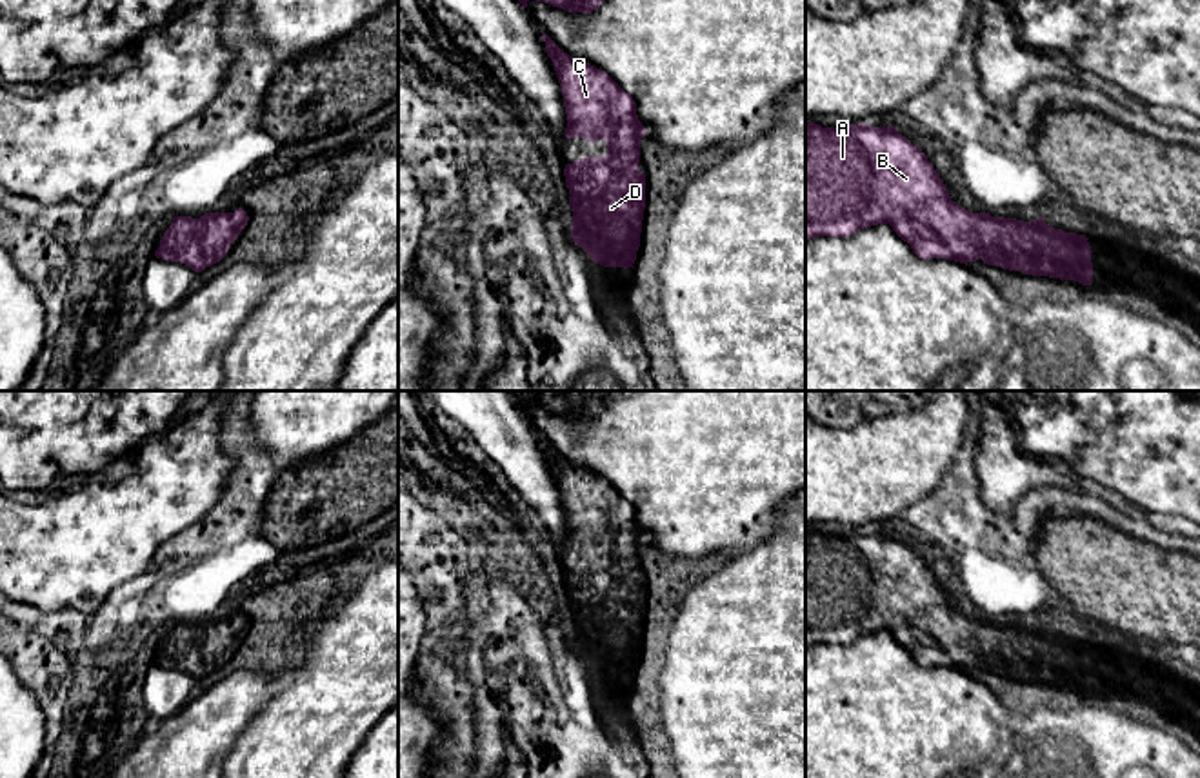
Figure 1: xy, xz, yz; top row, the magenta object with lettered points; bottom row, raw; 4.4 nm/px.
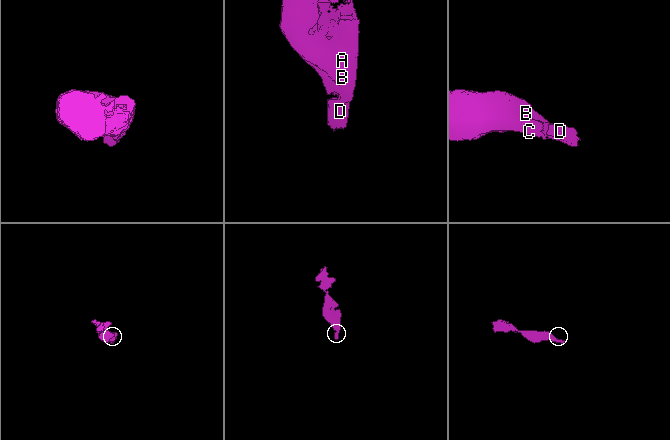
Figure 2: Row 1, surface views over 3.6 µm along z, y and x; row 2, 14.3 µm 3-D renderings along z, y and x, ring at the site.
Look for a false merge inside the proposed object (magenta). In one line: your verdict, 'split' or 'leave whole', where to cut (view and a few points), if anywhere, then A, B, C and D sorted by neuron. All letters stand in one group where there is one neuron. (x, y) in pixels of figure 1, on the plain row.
leave whole | no cut | A B C D

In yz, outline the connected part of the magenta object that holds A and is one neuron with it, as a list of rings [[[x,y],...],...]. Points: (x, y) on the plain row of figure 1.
[[[805,527],[805,647],[845,645],[889,631],[918,665],[945,665],[960,671],[984,667],[1022,682],[1093,691],[1091,653],[1085,642],[1045,631],[971,620],[955,611],[927,564],[891,533],[822,534]]]

